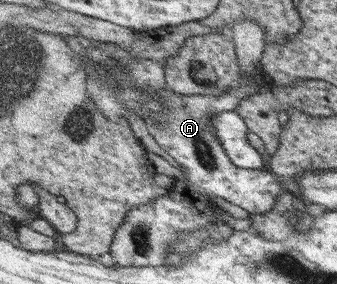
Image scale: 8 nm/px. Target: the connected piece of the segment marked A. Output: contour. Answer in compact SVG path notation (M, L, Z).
M242 19L238 21L233 31L230 32L238 45L239 61L243 69L247 72L248 81L244 81L243 85L230 89L226 93L217 96L207 95L185 95L178 93L170 88L159 90L162 93L162 98L168 103L168 111L162 116L162 121L154 121L154 119L145 119L149 134L155 139L156 143L167 152L175 161L182 167L182 180L175 183L173 190L168 191L165 196L159 197L158 200L141 204L131 209L118 229L115 236L110 254L113 258L112 266L115 268L131 267L135 263L135 267L159 267L159 265L167 265L167 257L170 257L170 251L173 251L172 245L182 237L182 233L190 233L196 229L202 229L216 221L213 199L225 199L229 203L238 205L247 211L250 215L266 214L275 204L278 196L286 190L286 183L281 176L274 174L270 169L243 169L237 167L231 158L226 154L225 148L221 145L221 140L212 132L212 117L215 114L221 113L223 110L232 110L239 105L239 102L251 94L256 94L262 87L255 85L250 81L251 72L259 65L263 58L263 53L266 48L266 35L262 25L259 25L252 19Z

